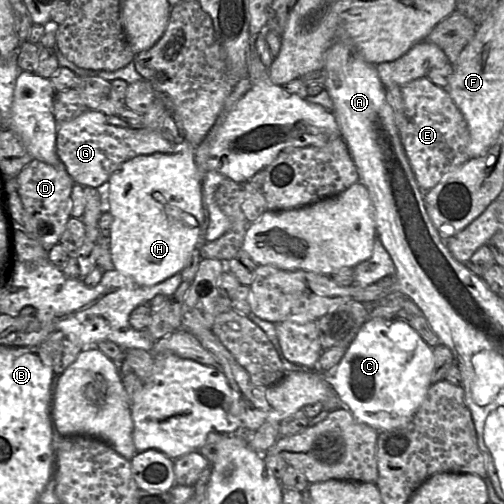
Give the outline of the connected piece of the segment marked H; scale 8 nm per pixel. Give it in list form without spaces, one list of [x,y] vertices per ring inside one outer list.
[[[188,140],[169,154],[139,155],[124,162],[108,179],[107,210],[112,216],[108,247],[114,269],[141,286],[150,286],[180,273],[191,252],[204,239],[205,209],[201,173],[195,162],[195,145]]]

